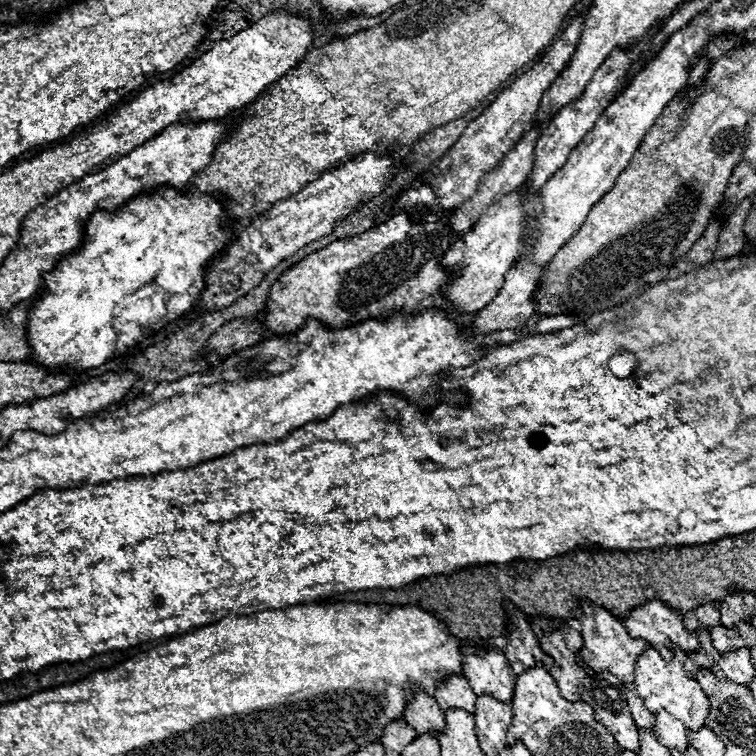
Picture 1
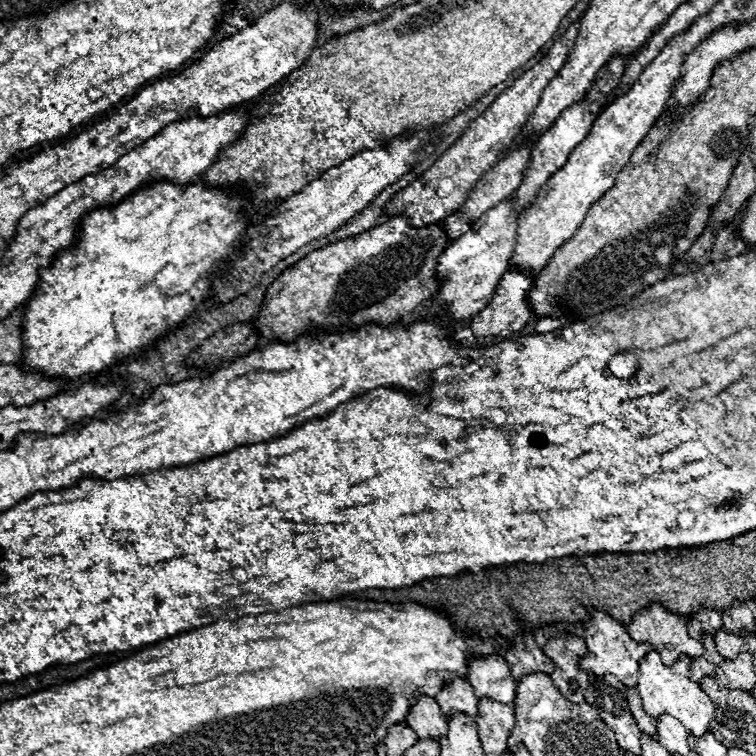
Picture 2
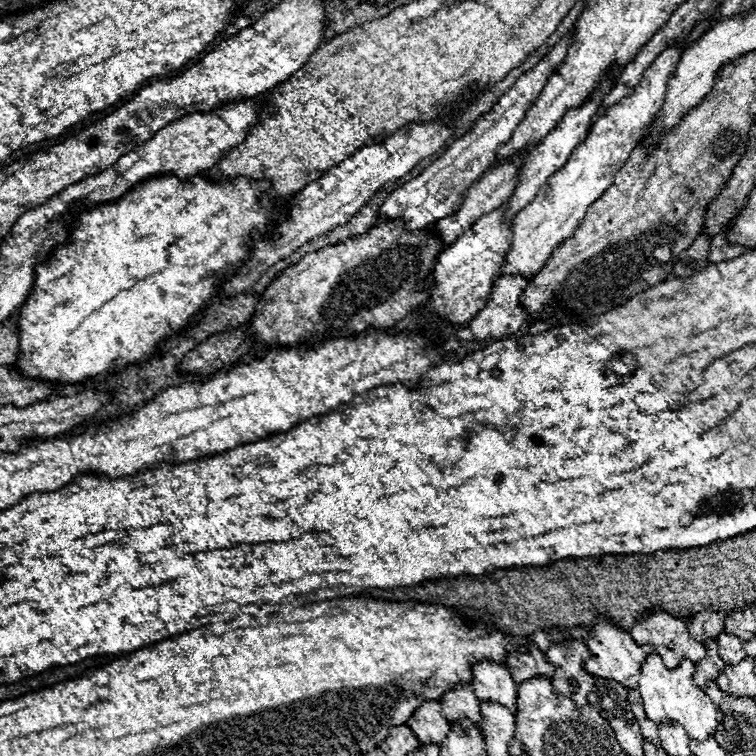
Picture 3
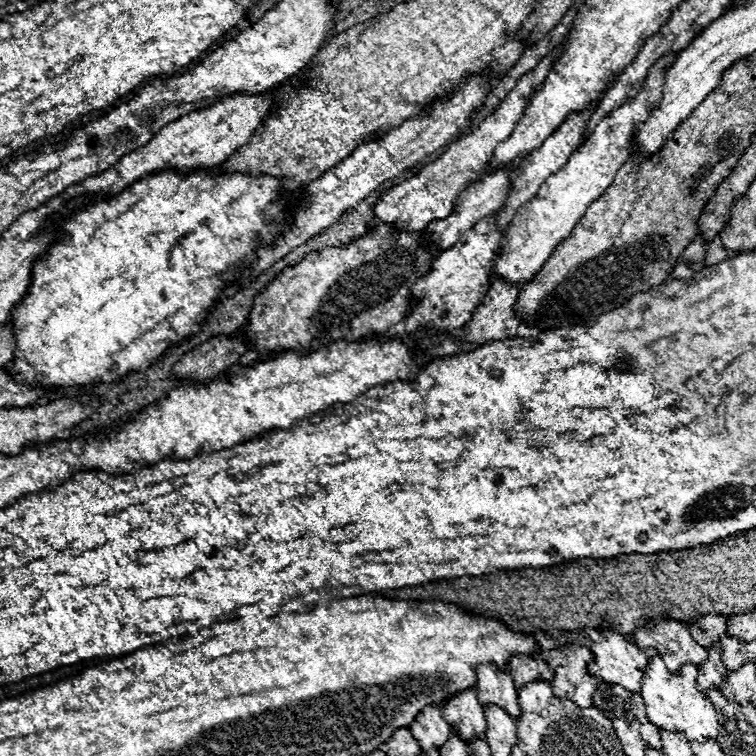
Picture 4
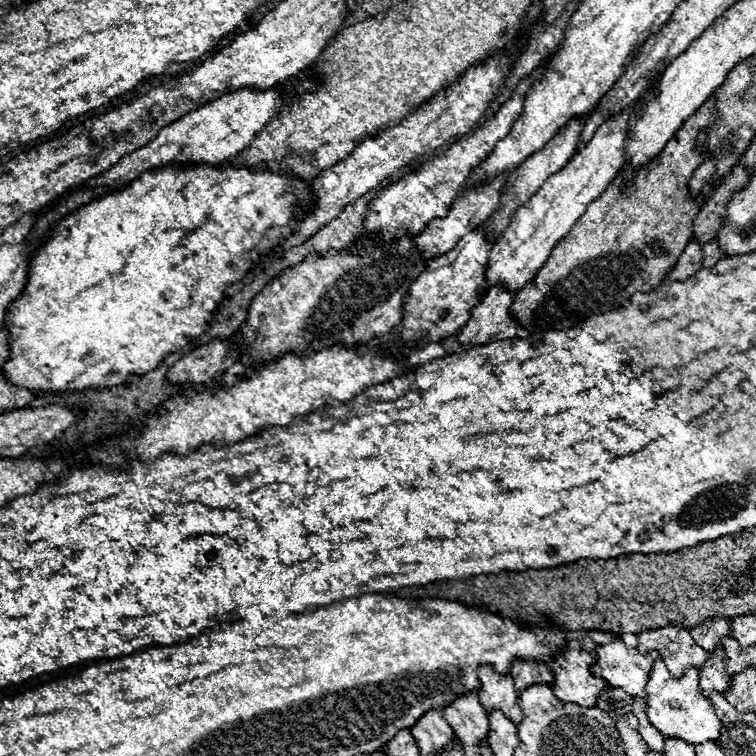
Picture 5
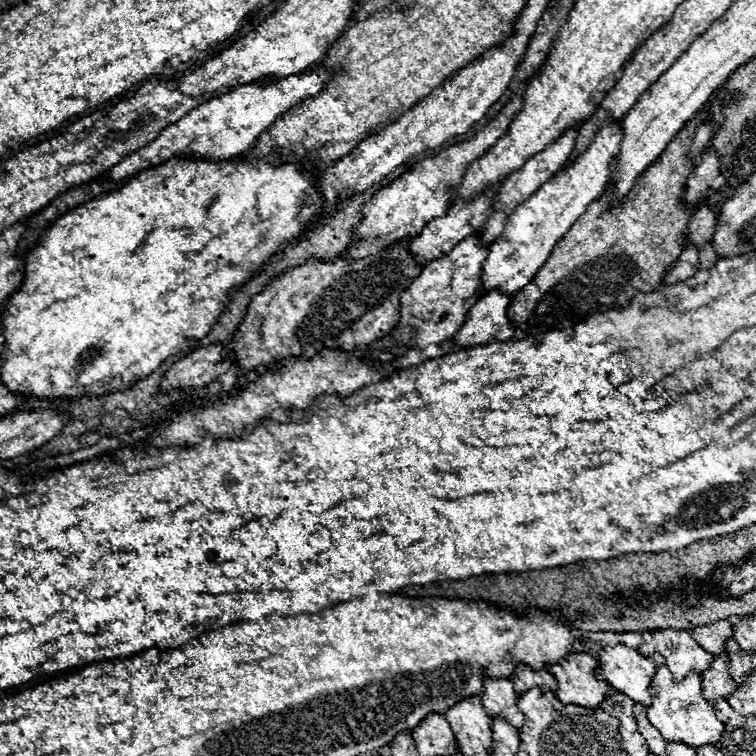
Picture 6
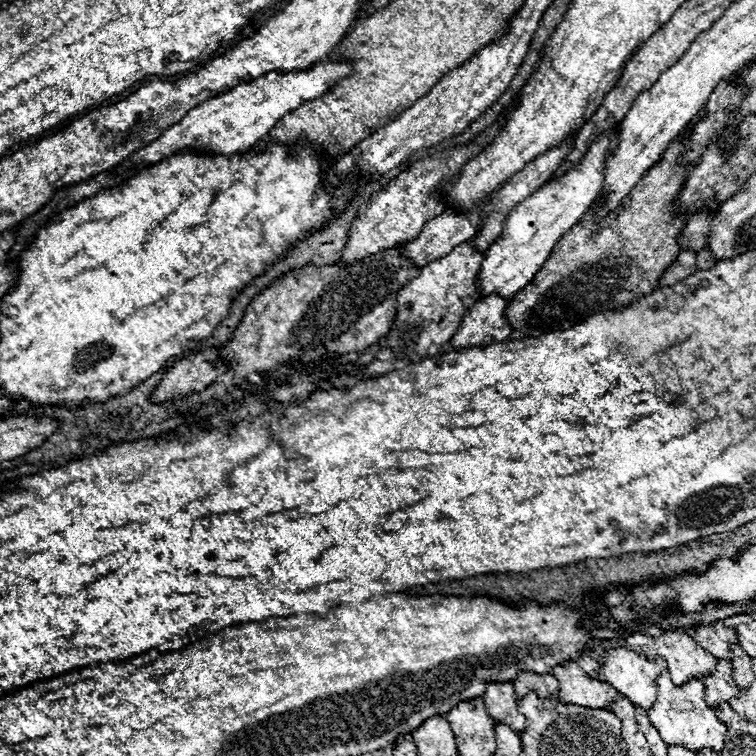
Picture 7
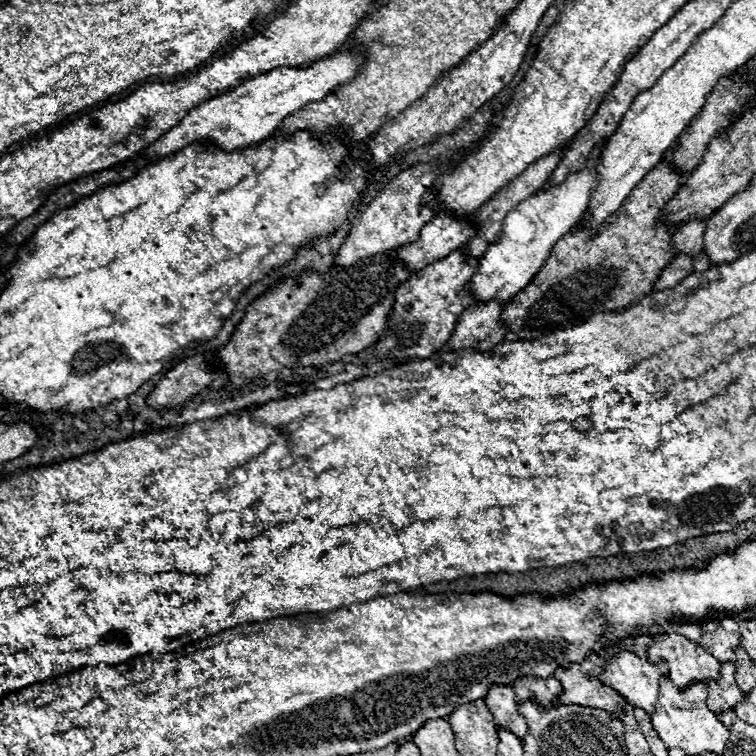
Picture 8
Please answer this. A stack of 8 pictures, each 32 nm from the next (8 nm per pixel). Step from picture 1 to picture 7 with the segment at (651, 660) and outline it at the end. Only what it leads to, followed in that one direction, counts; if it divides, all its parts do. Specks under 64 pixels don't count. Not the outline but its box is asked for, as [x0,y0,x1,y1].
[648,670,726,752]

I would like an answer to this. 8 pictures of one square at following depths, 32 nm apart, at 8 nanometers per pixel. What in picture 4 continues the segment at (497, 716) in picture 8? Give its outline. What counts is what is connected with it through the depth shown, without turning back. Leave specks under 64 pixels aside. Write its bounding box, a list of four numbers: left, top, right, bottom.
[476,664,522,720]

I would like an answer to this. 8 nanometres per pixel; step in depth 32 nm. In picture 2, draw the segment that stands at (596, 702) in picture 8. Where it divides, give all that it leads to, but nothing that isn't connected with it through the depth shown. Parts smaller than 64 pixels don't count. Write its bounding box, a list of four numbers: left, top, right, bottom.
[544,634,590,704]

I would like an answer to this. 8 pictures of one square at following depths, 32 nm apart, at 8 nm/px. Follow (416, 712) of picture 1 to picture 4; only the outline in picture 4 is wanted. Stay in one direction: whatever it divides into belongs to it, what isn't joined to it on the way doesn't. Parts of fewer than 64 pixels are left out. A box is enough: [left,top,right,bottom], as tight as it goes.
[410,706,452,754]

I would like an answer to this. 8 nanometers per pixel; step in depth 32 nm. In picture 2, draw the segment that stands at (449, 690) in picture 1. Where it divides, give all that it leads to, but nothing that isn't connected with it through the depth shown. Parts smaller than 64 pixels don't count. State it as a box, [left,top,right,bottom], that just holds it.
[436,680,478,720]

